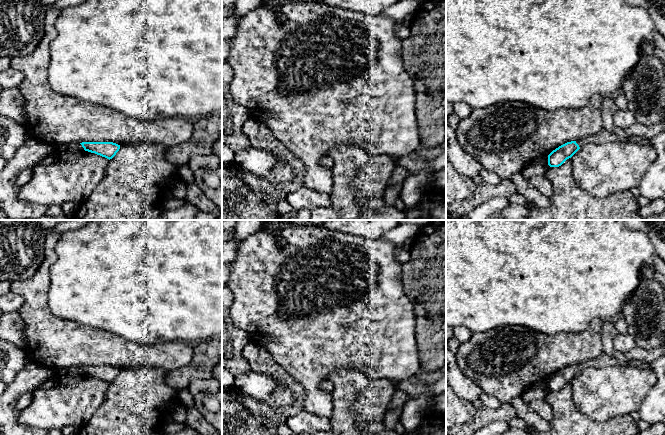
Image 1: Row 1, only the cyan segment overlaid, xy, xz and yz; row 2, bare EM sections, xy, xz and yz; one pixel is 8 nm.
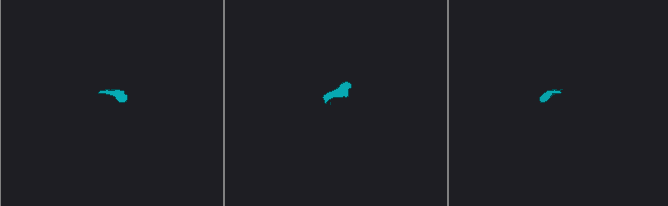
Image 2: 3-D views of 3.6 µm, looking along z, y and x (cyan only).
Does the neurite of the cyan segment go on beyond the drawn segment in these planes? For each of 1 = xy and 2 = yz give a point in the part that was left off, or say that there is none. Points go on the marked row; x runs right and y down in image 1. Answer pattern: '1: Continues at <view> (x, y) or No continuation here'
1: No continuation here
2: Continues at yz (637, 129)

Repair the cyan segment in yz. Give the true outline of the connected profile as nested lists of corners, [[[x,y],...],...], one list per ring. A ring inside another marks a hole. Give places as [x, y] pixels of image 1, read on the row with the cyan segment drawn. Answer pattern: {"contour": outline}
{"contour": [[[665,117],[655,125],[644,125],[635,122],[632,126],[621,129],[614,127],[612,130],[603,128],[595,135],[581,138],[576,141],[567,142],[548,155],[548,165],[550,167],[559,167],[567,159],[571,158],[585,144],[606,144],[615,141],[627,141],[630,137],[636,136],[651,140],[654,136],[662,132],[665,128]]]}

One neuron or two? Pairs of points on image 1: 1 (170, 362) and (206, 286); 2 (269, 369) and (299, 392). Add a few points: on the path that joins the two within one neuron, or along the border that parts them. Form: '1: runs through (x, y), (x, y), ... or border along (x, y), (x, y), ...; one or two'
1: border along (156, 342), (181, 341), (188, 344); two
2: runs through (276, 371), (292, 385); one

